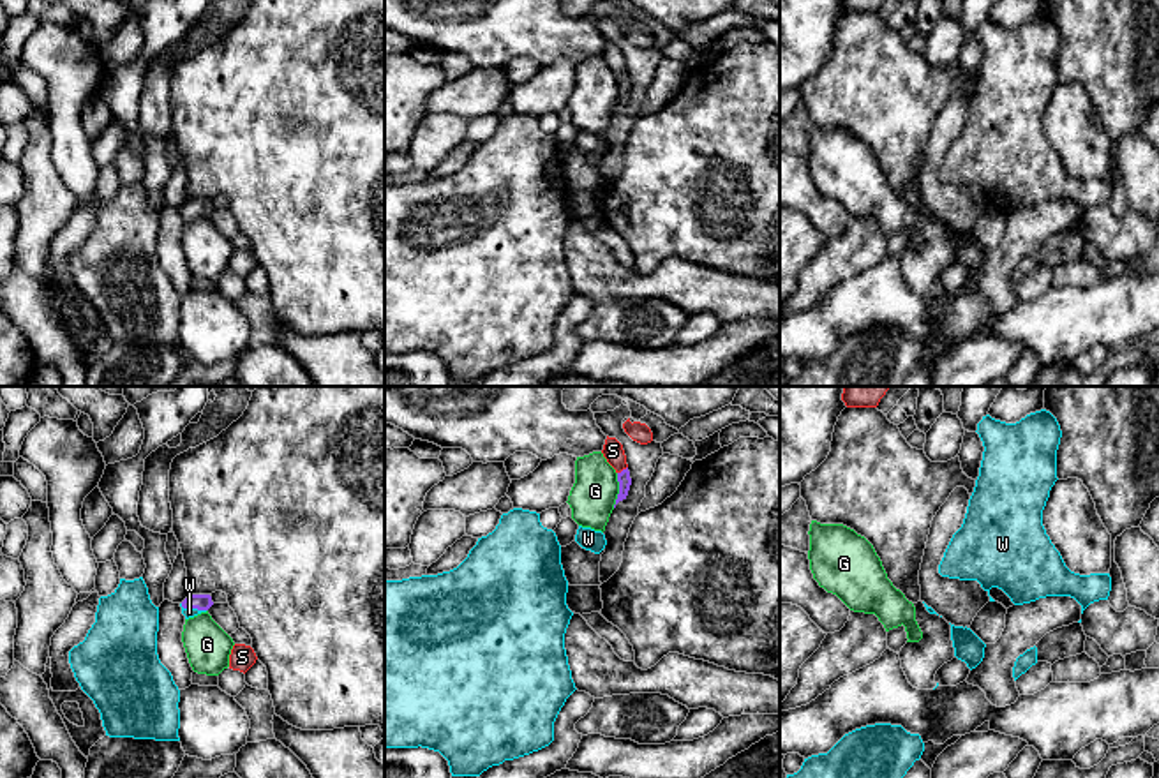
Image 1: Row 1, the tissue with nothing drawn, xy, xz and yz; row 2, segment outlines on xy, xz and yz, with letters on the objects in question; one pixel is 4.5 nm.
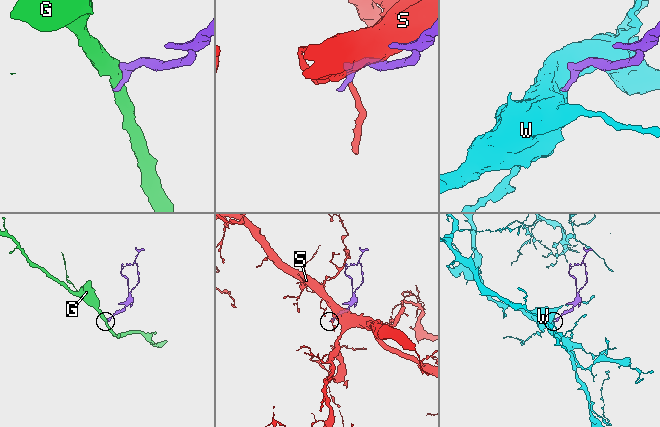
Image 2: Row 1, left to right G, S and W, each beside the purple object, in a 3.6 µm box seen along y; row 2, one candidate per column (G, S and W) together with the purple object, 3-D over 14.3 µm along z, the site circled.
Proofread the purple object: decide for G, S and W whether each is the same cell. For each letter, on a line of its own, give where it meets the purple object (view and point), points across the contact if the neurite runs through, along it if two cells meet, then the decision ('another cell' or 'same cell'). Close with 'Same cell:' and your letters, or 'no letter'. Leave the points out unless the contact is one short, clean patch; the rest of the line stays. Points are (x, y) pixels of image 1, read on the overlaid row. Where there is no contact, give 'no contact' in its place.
G: contact xz (620, 491); border xz (618, 473), (618, 498), (613, 507); another cell
S: contact xz (623, 470); another cell
W: contact xy (193, 607); way xy (201, 602), (193, 607), (189, 613); same cell
Same cell: W

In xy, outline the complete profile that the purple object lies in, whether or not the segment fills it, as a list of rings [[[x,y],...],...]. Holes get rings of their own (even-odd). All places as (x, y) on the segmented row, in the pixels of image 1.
[[[191,595],[180,603],[185,619],[206,612],[212,605],[213,602],[210,595]]]

